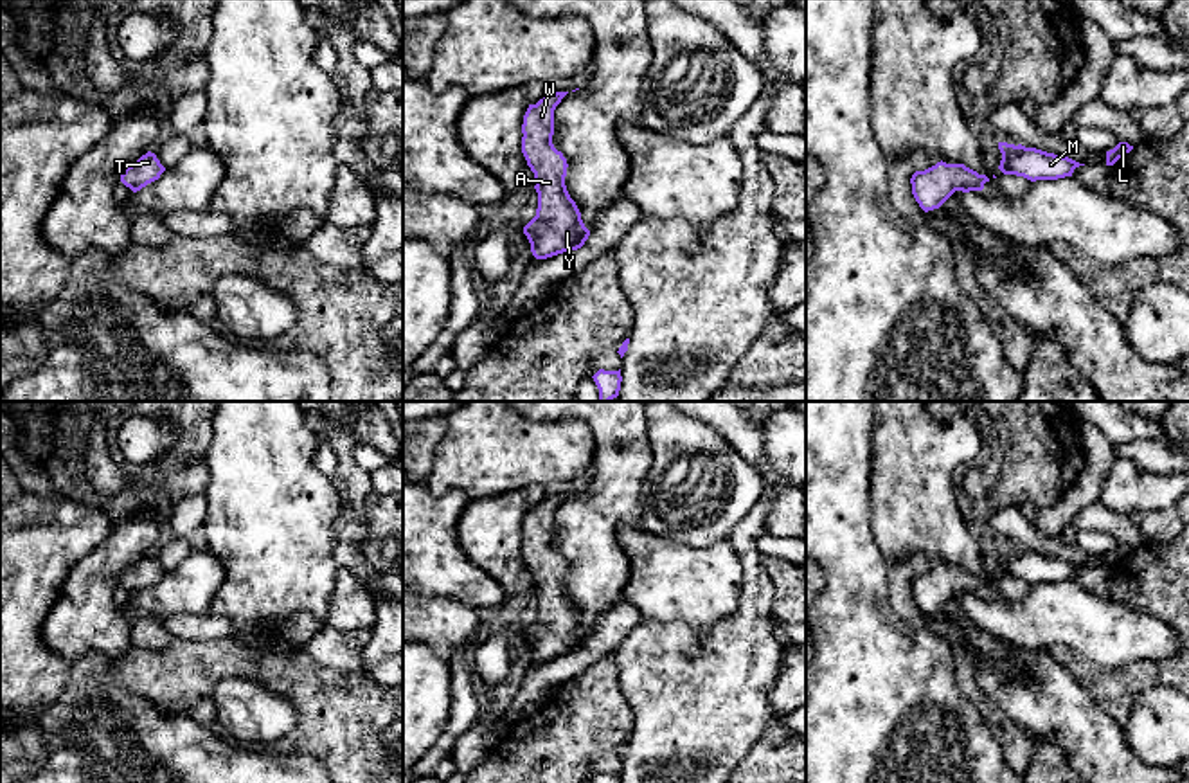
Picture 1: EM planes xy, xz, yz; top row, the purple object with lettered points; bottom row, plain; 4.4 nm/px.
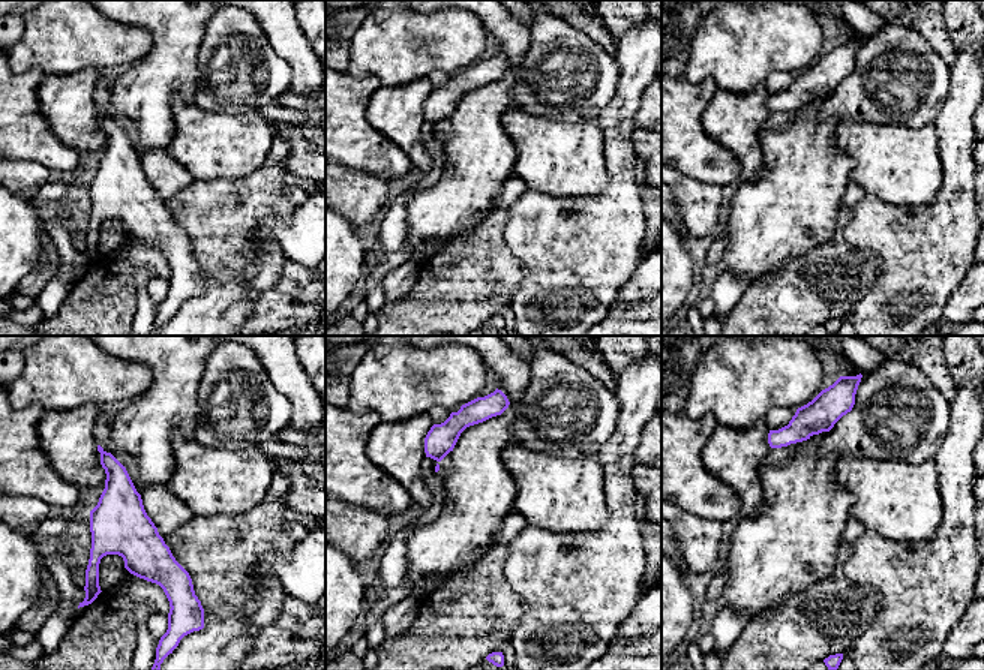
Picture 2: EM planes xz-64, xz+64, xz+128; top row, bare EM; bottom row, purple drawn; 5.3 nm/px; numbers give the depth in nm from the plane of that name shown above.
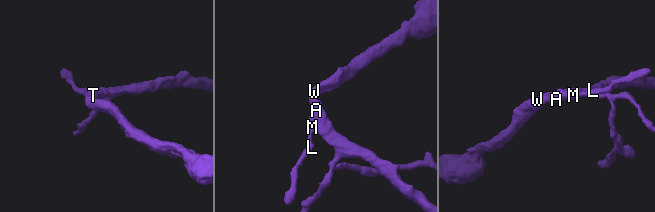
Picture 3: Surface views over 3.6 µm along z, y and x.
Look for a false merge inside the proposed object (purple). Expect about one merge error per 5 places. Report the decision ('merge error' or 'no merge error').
no merge error

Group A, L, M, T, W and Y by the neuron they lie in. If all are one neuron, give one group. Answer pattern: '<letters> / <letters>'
A L M T W Y

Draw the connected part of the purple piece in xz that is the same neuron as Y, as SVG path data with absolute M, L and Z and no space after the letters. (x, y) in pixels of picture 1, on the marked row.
M547 94L529 104L522 124L522 153L534 173L538 193L536 216L523 227L523 234L536 259L577 250L590 236L565 185L567 158L552 144L554 110L567 94Z

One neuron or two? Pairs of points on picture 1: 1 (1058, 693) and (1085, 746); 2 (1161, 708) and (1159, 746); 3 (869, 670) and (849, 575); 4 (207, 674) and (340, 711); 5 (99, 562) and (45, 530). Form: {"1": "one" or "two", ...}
{"1": "one", "2": "one", "3": "one", "4": "one", "5": "two"}

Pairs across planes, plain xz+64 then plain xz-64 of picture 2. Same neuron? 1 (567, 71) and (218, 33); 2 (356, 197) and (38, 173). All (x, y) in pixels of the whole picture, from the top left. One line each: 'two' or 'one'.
1: one
2: one

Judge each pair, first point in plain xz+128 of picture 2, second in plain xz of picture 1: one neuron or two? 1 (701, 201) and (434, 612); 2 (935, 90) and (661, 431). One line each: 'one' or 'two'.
1: one
2: one

